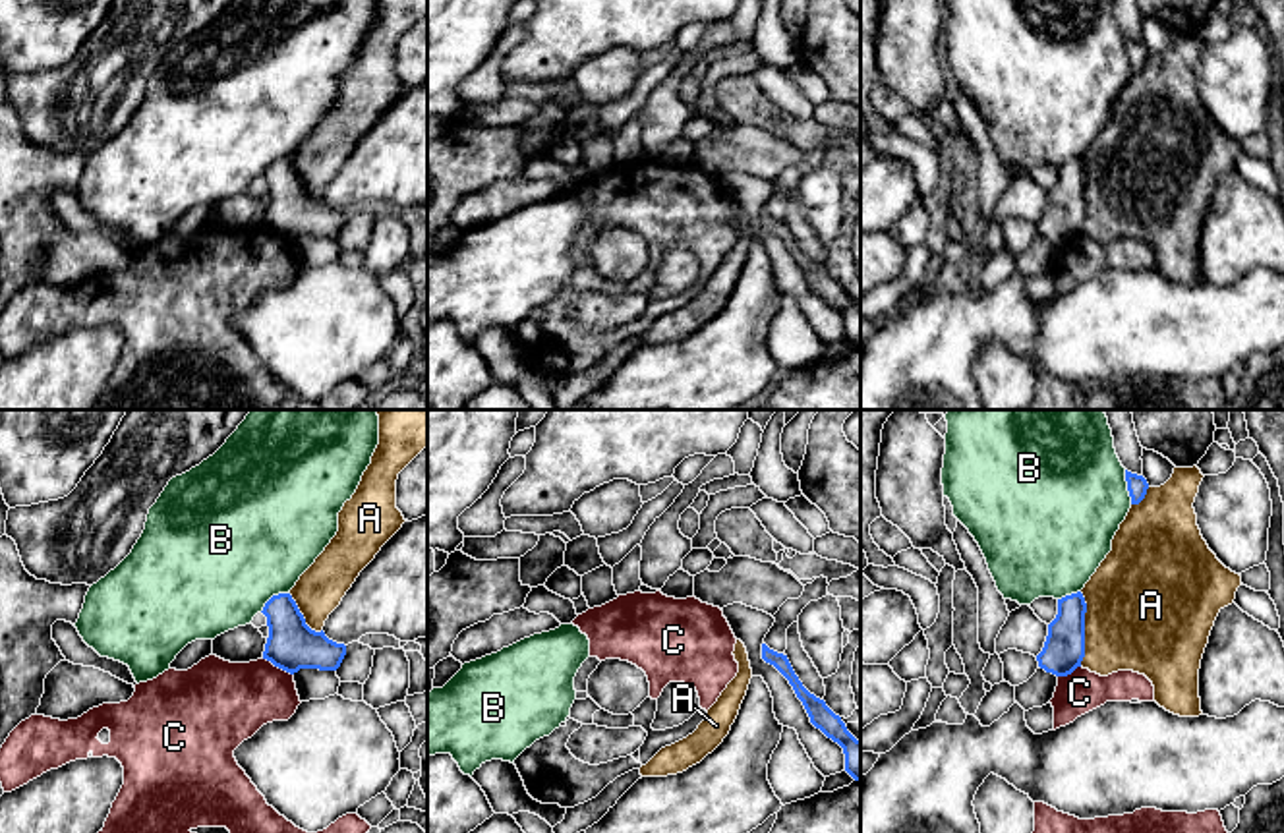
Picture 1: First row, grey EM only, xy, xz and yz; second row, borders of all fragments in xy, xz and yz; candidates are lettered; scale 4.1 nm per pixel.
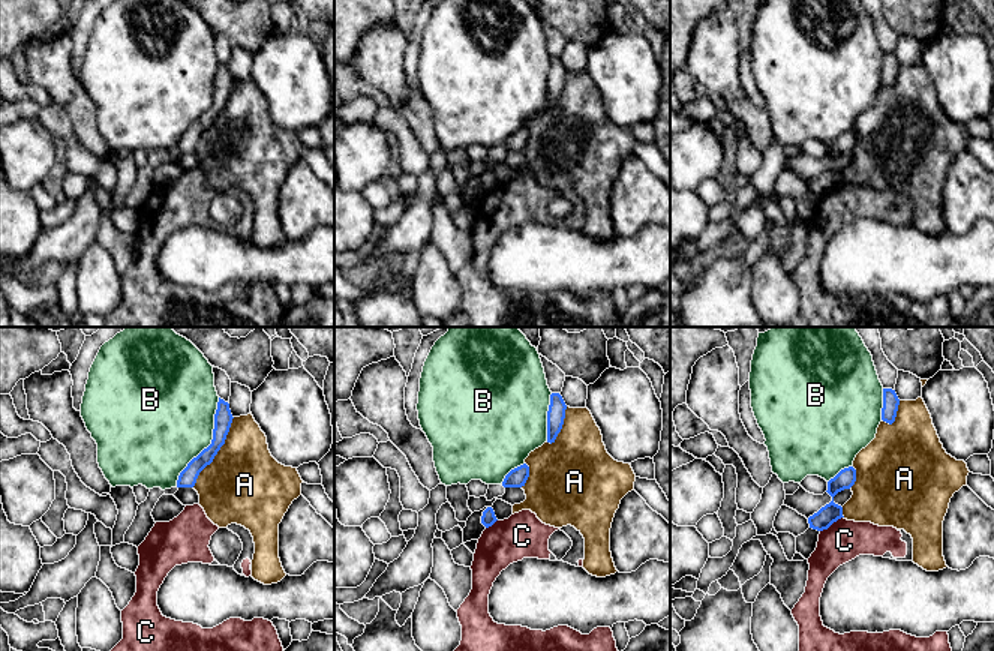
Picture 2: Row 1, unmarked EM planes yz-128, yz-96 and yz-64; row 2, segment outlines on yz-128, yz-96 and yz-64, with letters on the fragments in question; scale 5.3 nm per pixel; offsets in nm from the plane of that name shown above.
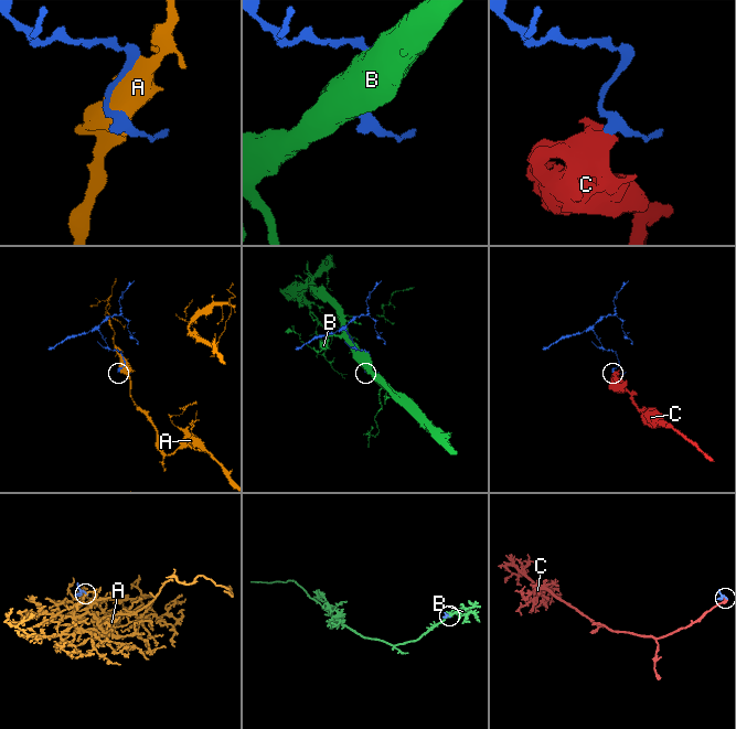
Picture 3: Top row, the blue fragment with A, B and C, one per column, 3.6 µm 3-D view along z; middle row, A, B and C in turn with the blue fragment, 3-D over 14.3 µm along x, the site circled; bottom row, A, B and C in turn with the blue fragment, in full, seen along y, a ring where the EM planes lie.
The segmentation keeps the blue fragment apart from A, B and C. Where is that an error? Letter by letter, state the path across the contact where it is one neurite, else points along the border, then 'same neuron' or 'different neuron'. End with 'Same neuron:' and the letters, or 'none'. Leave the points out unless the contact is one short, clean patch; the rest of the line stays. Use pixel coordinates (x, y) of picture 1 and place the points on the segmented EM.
A: different neuron
B: different neuron
C: along xy (262, 658), (292, 675) | different neuron
Same neuron: none

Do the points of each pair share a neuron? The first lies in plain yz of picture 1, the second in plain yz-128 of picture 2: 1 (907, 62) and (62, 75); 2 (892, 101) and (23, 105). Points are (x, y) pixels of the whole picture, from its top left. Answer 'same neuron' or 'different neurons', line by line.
1: same neuron
2: different neurons

